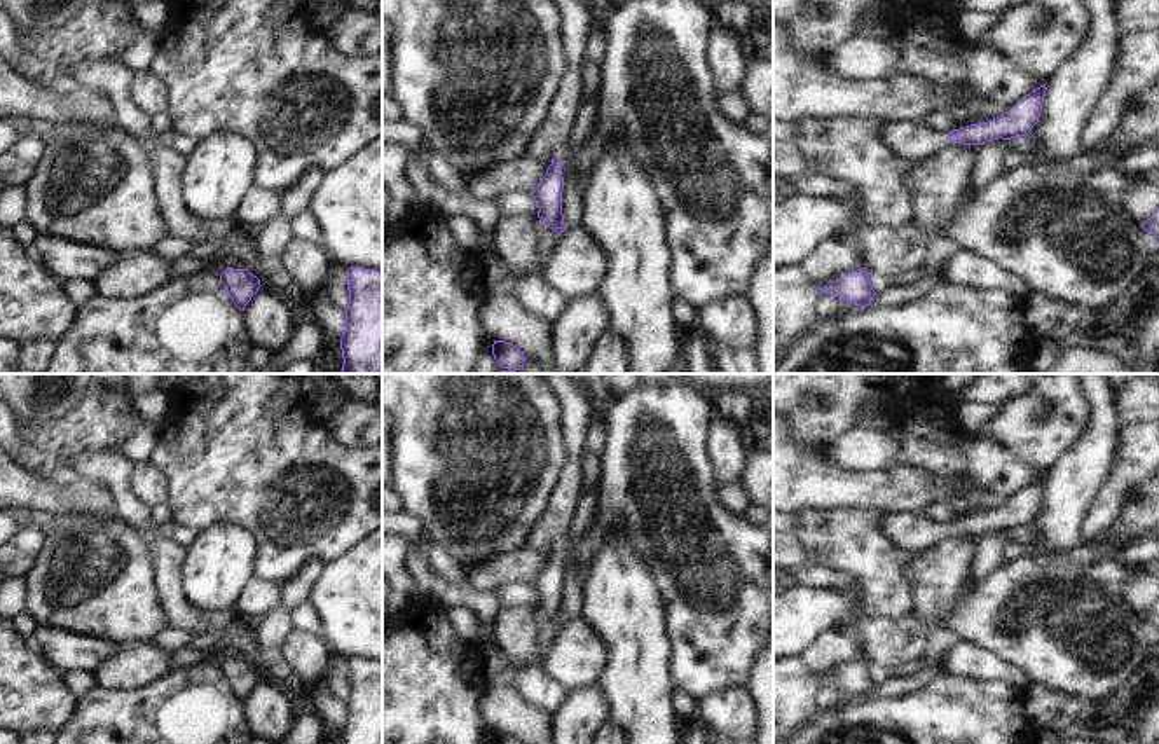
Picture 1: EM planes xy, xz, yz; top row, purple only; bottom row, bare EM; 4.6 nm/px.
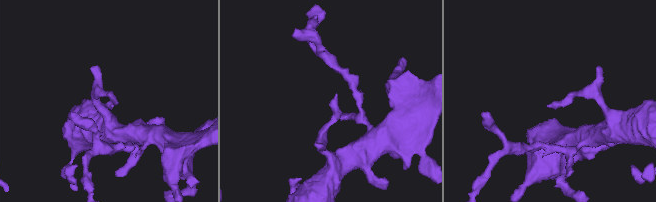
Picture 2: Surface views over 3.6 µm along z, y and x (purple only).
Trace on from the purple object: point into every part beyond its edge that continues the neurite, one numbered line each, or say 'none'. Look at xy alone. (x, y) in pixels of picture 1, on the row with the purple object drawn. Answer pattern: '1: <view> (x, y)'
none

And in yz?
1: yz (910, 140)

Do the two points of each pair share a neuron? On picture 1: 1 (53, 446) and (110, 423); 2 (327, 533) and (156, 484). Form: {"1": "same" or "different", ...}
{"1": "same", "2": "different"}

